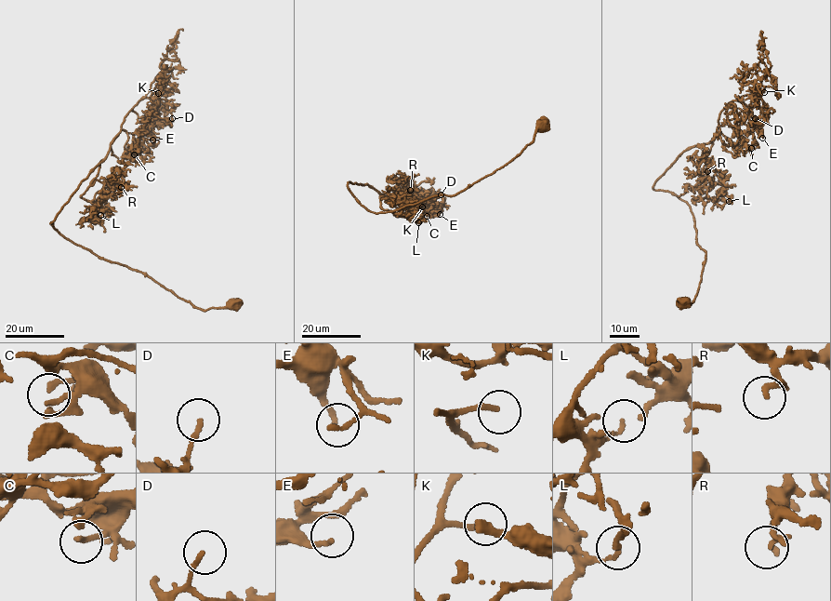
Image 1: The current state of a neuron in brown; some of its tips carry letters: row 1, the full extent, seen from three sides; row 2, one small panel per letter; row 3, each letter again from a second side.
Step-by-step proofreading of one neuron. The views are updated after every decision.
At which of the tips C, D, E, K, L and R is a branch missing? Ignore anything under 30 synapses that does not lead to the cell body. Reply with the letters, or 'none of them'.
K

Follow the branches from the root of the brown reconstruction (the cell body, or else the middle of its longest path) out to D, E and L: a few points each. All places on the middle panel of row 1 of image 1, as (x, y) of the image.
D: (542, 127), (509, 162), (453, 195), (374, 213), (348, 182), (367, 183), (406, 206), (433, 207), (441, 194)
E: (542, 127), (509, 162), (453, 195), (374, 213), (361, 205), (348, 182), (367, 183), (409, 212), (440, 214)
L: (542, 127), (509, 162), (453, 195), (374, 213), (348, 182), (367, 183), (386, 198), (384, 209), (418, 222)

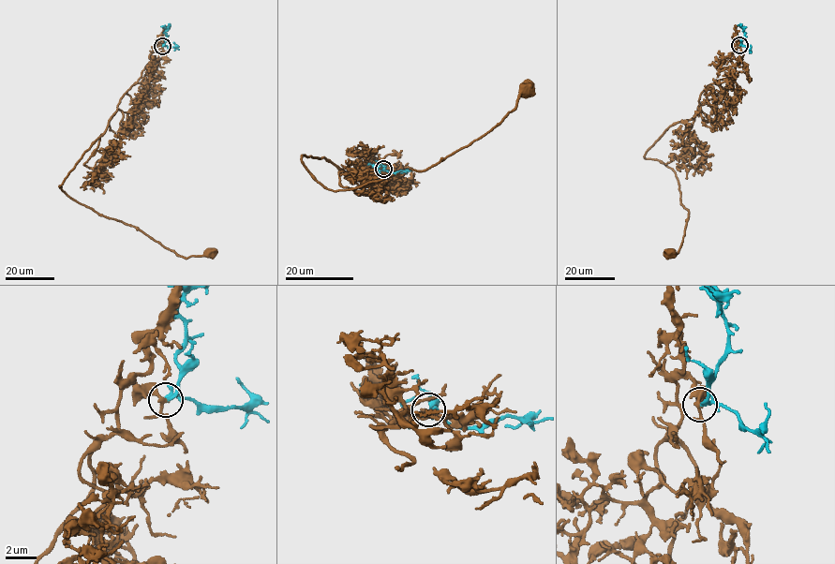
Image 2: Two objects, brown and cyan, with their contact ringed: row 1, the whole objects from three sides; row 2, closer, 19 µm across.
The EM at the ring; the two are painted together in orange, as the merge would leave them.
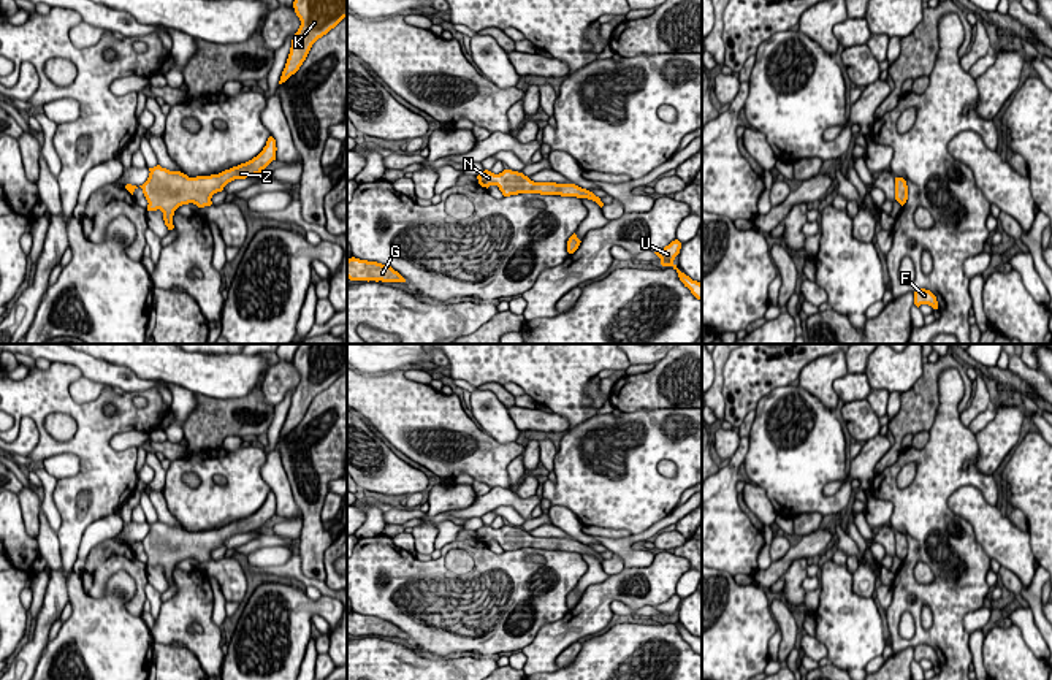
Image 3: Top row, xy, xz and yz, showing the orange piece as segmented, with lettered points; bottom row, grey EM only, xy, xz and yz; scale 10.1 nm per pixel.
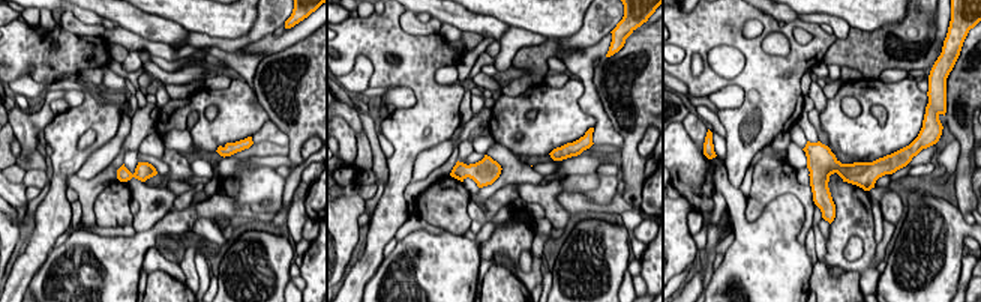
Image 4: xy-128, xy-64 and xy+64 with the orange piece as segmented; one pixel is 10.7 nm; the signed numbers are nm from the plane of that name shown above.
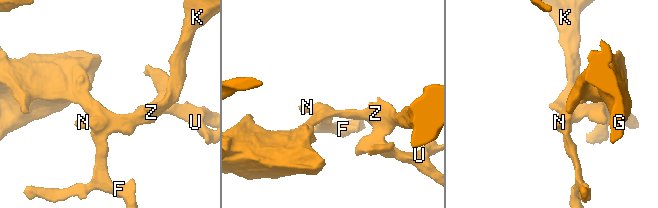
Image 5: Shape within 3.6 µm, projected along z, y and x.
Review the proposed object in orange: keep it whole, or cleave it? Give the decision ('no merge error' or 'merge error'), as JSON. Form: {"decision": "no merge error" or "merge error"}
{"decision": "no merge error"}

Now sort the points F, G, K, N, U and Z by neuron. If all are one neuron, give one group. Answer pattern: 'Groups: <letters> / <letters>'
Groups: F G K N U Z

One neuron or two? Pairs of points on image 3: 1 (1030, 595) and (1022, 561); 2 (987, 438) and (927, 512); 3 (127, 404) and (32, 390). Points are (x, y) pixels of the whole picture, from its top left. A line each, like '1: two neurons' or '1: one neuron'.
1: two neurons
2: two neurons
3: one neuron

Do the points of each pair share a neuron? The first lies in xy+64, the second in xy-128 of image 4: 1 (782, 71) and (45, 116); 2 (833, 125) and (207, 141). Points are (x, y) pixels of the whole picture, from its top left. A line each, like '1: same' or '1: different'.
1: different
2: same

